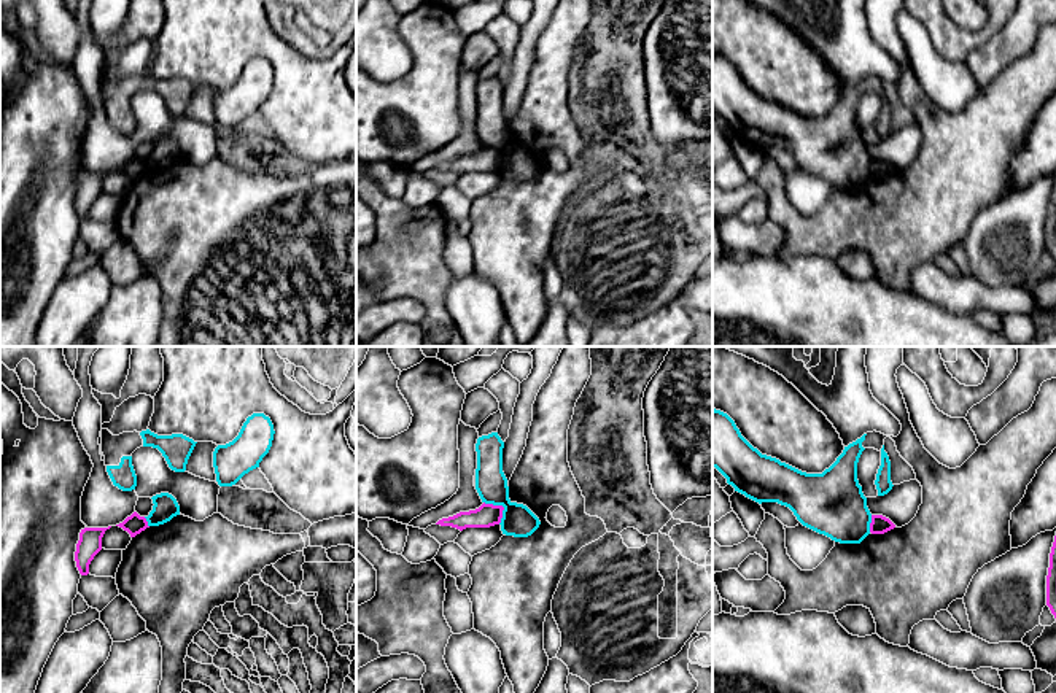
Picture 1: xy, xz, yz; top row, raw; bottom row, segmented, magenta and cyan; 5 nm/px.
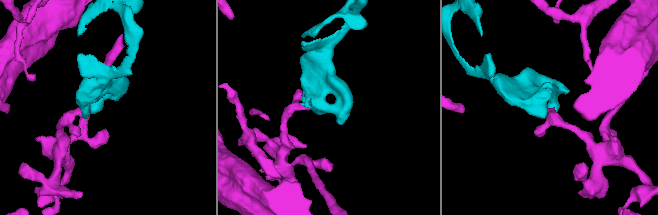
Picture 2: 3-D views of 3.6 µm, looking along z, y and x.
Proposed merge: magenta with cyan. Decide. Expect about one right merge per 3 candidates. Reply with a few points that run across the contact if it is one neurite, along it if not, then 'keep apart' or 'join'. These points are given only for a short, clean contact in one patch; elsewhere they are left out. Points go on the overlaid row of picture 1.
xz (484, 501), (503, 507), (500, 523) | keep apart

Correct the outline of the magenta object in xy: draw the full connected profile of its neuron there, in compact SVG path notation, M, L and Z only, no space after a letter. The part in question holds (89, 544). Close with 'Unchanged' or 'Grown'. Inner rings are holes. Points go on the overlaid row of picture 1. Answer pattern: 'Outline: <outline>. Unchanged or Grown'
Outline: M84 528L80 532L76 544L75 561L81 575L89 574L89 564L94 556L102 550L102 537L108 528Z. Unchanged

